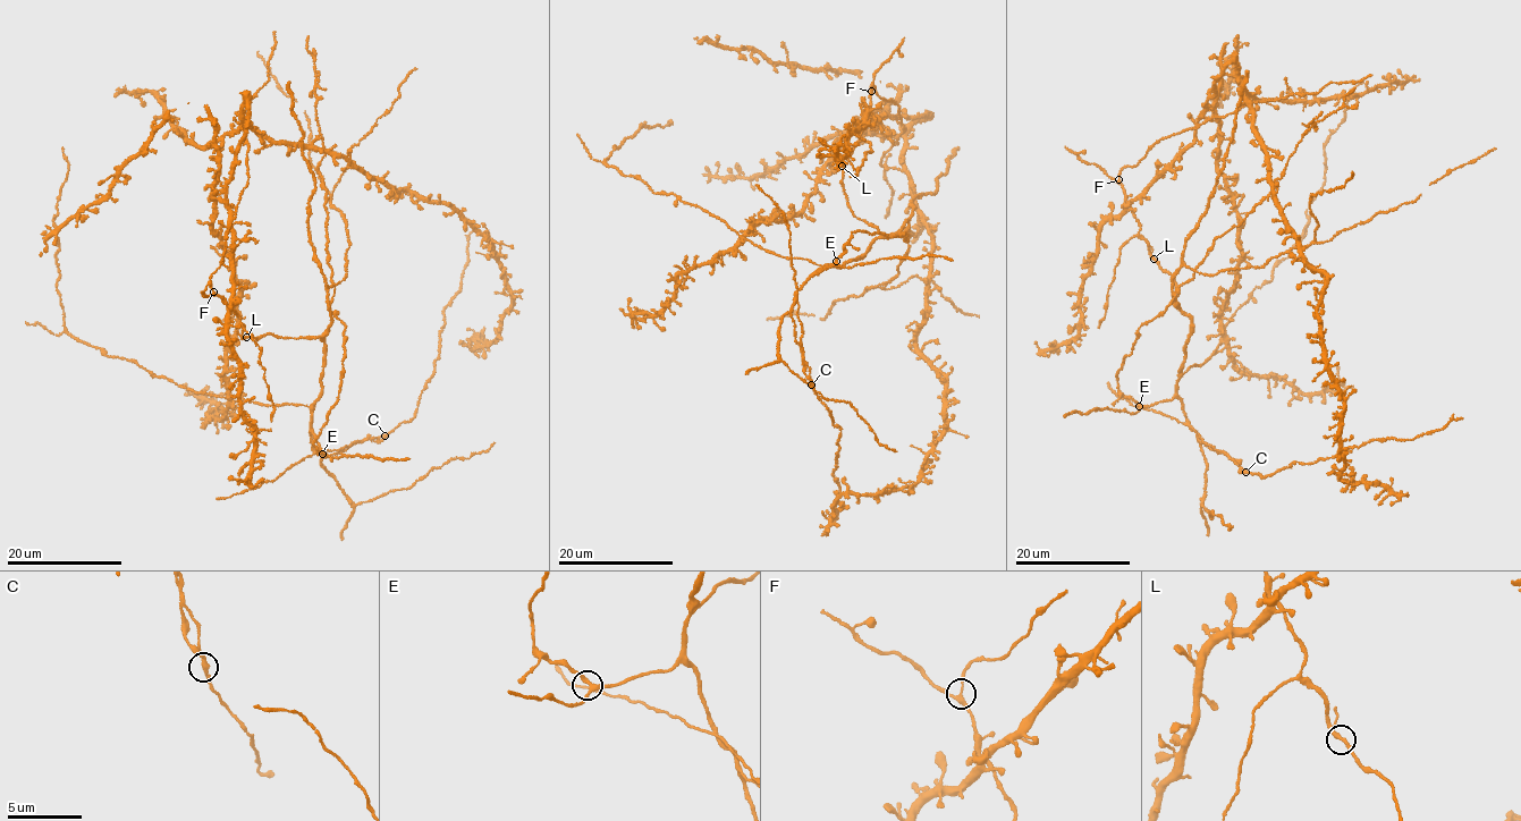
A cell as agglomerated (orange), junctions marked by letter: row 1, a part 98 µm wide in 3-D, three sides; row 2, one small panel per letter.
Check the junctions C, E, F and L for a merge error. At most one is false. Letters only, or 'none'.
C

